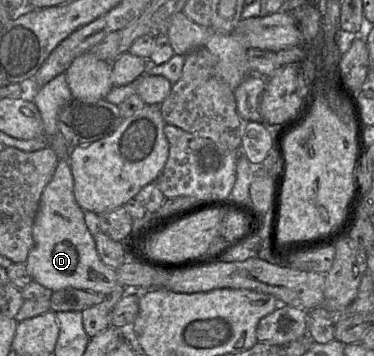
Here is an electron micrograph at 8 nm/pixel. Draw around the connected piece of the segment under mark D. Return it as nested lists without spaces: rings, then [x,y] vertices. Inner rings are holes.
[[[61,159],[51,181],[41,194],[32,228],[34,245],[25,266],[33,281],[53,292],[75,288],[105,295],[121,285],[116,270],[106,266],[98,255],[94,236],[85,224],[83,210],[75,200],[73,187],[69,161]]]

